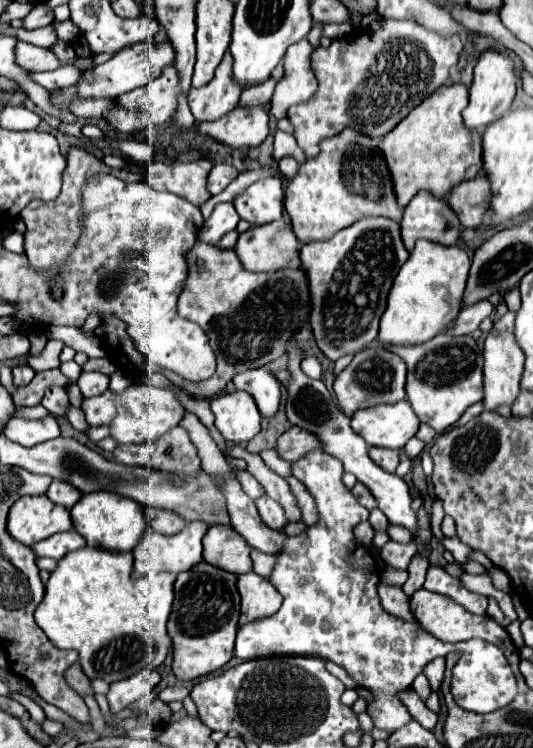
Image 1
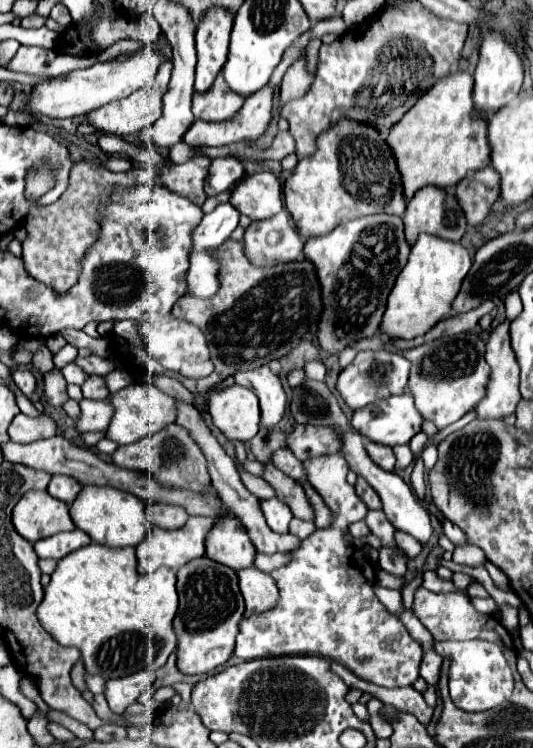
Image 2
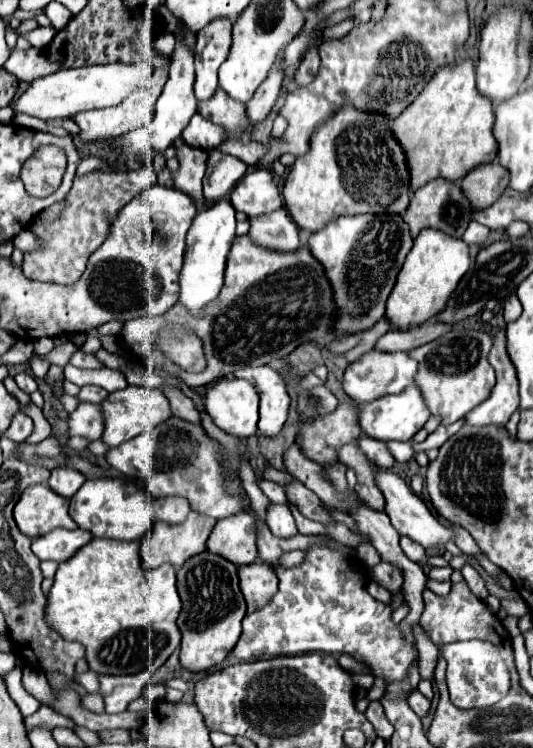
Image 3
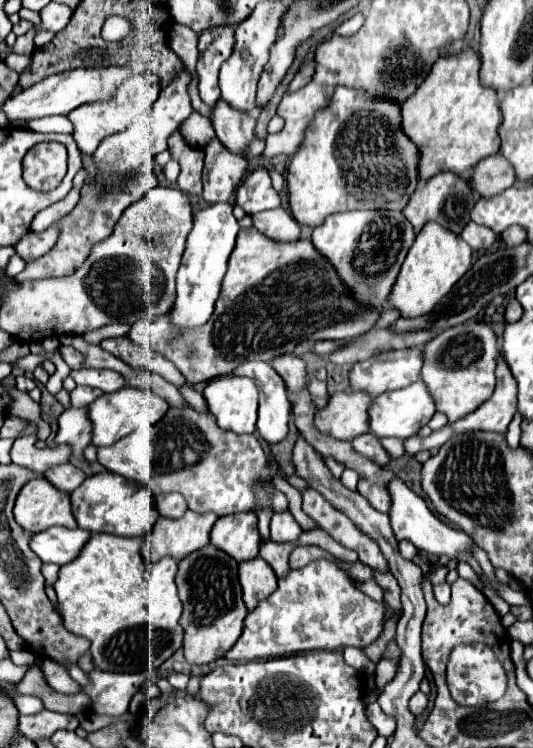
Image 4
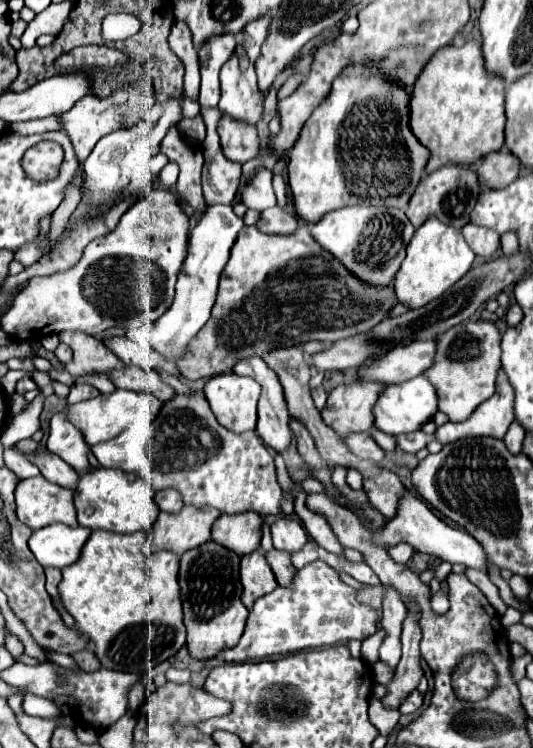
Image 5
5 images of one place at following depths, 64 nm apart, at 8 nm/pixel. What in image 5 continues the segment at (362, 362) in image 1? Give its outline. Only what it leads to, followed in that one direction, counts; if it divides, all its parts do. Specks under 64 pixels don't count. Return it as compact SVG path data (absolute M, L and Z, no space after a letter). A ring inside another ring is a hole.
M418 340L416 344L408 344L404 348L394 348L388 352L380 364L372 368L360 368L360 378L364 380L380 380L386 386L398 384L398 380L408 380L424 374L436 356L436 340Z

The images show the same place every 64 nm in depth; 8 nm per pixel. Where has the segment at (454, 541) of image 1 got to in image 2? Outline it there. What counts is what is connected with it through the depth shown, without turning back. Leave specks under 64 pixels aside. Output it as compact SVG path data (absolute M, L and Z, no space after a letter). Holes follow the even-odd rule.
M456 546L454 550L454 558L452 558L456 564L462 564L462 566L486 566L486 556L480 548L474 548L474 546Z

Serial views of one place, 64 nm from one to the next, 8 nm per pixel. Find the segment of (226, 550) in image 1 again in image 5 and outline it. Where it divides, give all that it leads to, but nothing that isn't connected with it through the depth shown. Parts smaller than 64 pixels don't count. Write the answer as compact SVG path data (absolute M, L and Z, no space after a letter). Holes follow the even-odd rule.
M258 512L222 514L212 526L212 538L242 556L260 546L262 524L264 518Z

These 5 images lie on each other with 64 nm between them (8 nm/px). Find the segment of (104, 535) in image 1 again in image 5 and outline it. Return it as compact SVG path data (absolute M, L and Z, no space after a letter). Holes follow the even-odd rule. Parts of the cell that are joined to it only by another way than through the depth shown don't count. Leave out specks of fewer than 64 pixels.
M96 468L88 474L84 474L78 482L74 504L78 512L78 524L88 526L90 530L112 530L112 532L150 532L152 524L158 516L158 506L152 498L152 488L148 480L132 474L132 472L120 472L114 468Z

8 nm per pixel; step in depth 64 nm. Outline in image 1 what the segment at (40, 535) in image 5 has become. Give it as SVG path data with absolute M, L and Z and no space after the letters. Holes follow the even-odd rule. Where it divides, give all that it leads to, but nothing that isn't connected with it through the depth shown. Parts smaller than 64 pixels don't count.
M68 530L68 532L62 532L62 534L54 534L46 540L40 540L32 546L34 554L36 556L48 556L48 558L54 558L54 560L60 560L64 558L68 552L72 550L78 550L78 548L84 548L86 546L86 540L84 536L80 536L78 532L74 530Z

